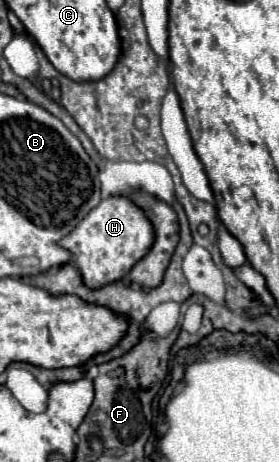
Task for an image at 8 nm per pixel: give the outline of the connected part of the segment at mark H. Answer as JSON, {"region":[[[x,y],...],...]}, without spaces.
{"region":[[[110,196],[102,200],[88,216],[58,244],[72,252],[70,264],[80,272],[86,288],[98,290],[112,282],[122,280],[130,268],[150,250],[154,242],[154,230],[144,212],[134,206],[128,198]]]}

